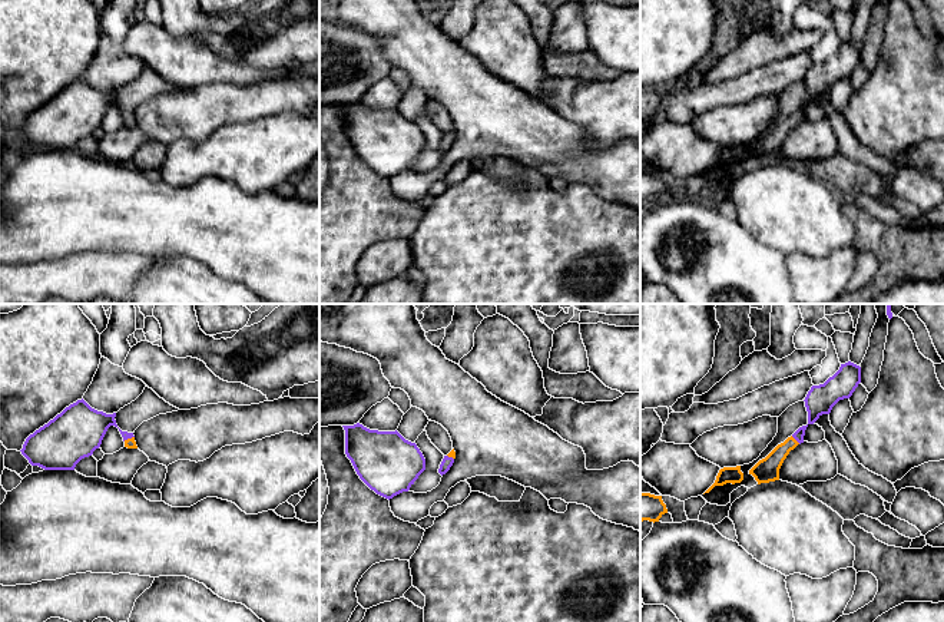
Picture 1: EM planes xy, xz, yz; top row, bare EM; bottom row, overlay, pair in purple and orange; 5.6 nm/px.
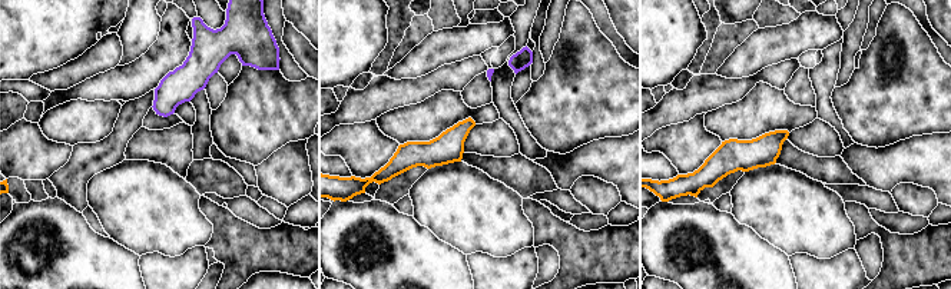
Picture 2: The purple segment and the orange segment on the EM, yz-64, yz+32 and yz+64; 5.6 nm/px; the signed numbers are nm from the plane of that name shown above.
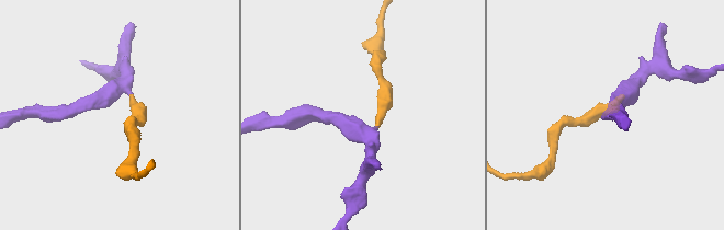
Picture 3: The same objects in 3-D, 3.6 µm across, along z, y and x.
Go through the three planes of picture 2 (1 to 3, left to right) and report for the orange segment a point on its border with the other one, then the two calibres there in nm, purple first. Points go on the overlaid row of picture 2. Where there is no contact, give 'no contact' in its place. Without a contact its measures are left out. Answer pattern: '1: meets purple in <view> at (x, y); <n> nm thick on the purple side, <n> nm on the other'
1: no contact
2: no contact
3: no contact

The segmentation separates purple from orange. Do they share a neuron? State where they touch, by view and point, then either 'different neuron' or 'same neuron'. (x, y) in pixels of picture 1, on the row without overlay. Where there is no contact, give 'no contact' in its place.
contact yz (795, 118); same neuron

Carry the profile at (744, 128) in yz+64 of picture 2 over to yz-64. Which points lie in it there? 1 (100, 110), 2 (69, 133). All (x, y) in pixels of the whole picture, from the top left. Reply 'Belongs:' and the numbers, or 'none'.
Belongs: 1, 2

